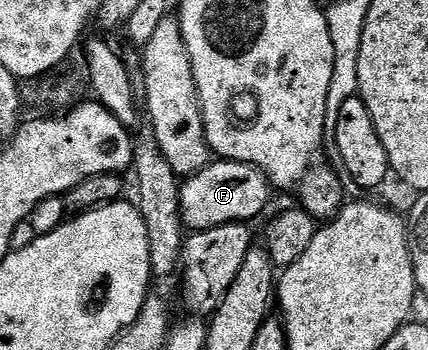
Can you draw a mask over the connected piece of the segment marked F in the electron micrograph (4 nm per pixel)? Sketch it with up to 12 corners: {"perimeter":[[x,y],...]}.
{"perimeter":[[212,161],[180,188],[189,232],[247,224],[268,207],[268,178]]}

